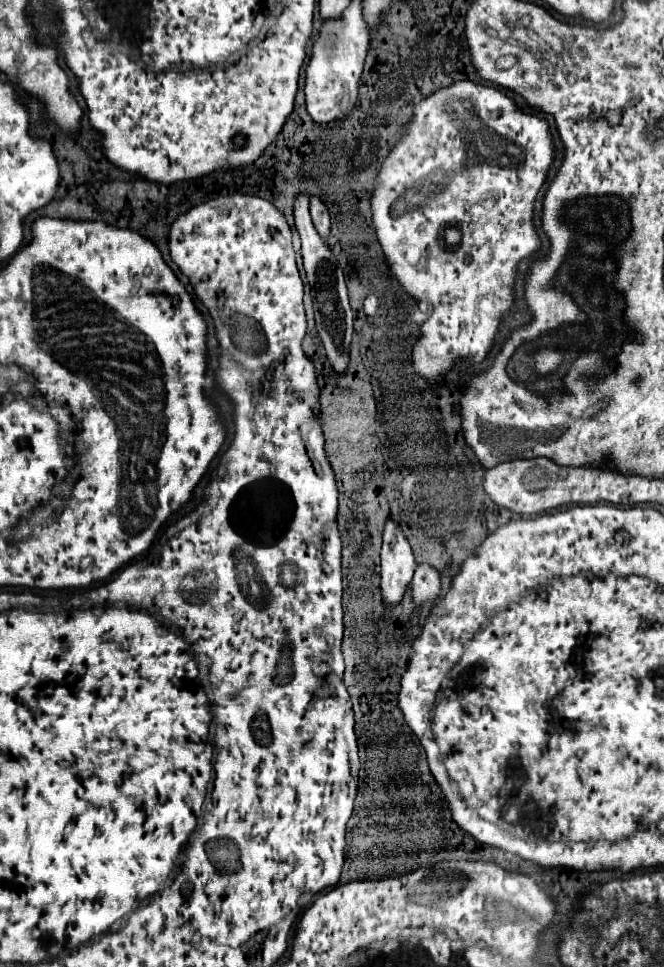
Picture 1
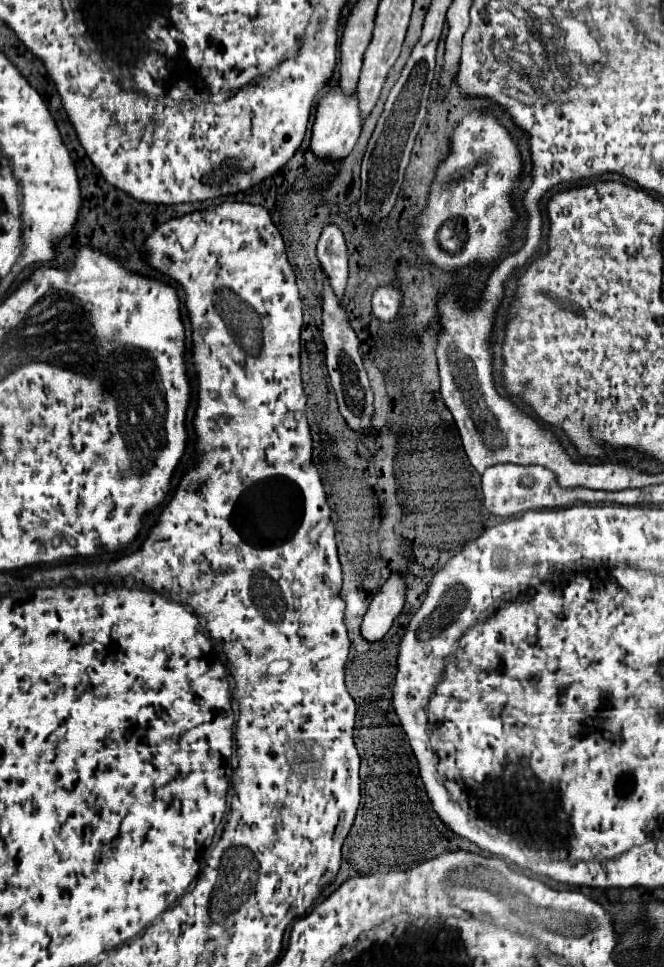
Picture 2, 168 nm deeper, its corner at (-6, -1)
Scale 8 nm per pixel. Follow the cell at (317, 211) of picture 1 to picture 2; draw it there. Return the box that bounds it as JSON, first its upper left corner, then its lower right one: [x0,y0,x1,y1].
[317,225,347,297]

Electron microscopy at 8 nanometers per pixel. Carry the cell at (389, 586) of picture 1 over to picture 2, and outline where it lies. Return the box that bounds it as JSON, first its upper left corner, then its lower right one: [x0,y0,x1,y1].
[361,571,405,641]

